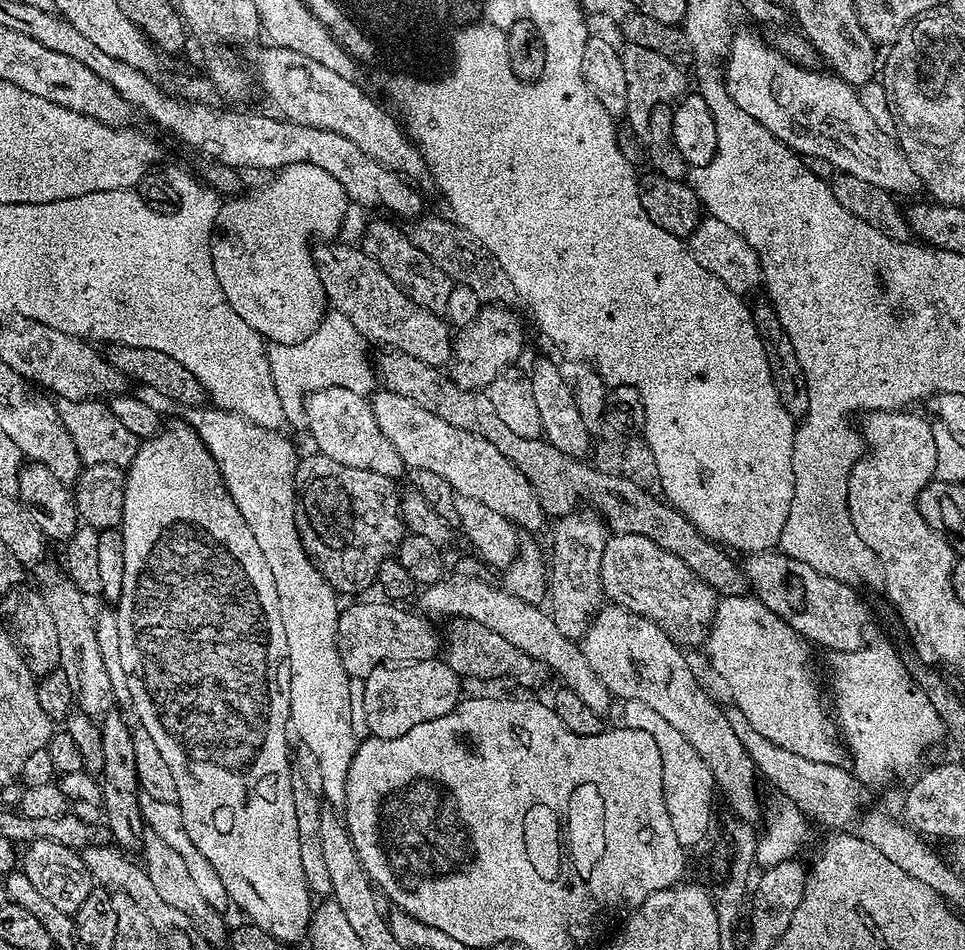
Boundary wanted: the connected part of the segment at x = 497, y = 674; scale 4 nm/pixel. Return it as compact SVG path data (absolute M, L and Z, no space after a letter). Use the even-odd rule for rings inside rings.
M457 616L451 624L452 641L449 644L447 641L446 644L446 662L456 676L469 676L472 680L504 680L509 676L524 688L540 688L544 684L544 679L550 676L549 668L540 660L530 658L530 654L518 650L518 646L510 646L510 642L502 638L502 634L492 632L486 626L482 626L482 622Z

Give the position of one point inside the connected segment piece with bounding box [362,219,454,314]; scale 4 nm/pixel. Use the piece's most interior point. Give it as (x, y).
(427, 285)

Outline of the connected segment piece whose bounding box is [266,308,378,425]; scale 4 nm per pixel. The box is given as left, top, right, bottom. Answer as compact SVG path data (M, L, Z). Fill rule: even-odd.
M329 309L314 334L302 342L274 343L266 346L267 361L270 362L270 374L274 388L281 399L284 419L287 423L301 425L305 418L303 399L310 392L320 388L341 386L359 396L370 396L378 388L378 376L373 361L368 358L369 343L346 314Z

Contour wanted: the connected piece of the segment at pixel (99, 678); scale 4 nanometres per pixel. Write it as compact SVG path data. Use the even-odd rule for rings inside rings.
M41 562L35 565L35 583L38 585L40 597L46 602L46 610L50 610L54 618L54 631L58 633L58 654L60 667L70 681L70 690L75 707L93 718L103 718L107 712L113 711L112 676L108 673L108 664L104 661L104 652L100 649L100 636L96 633L96 624L88 613L89 601L70 582L59 563Z

